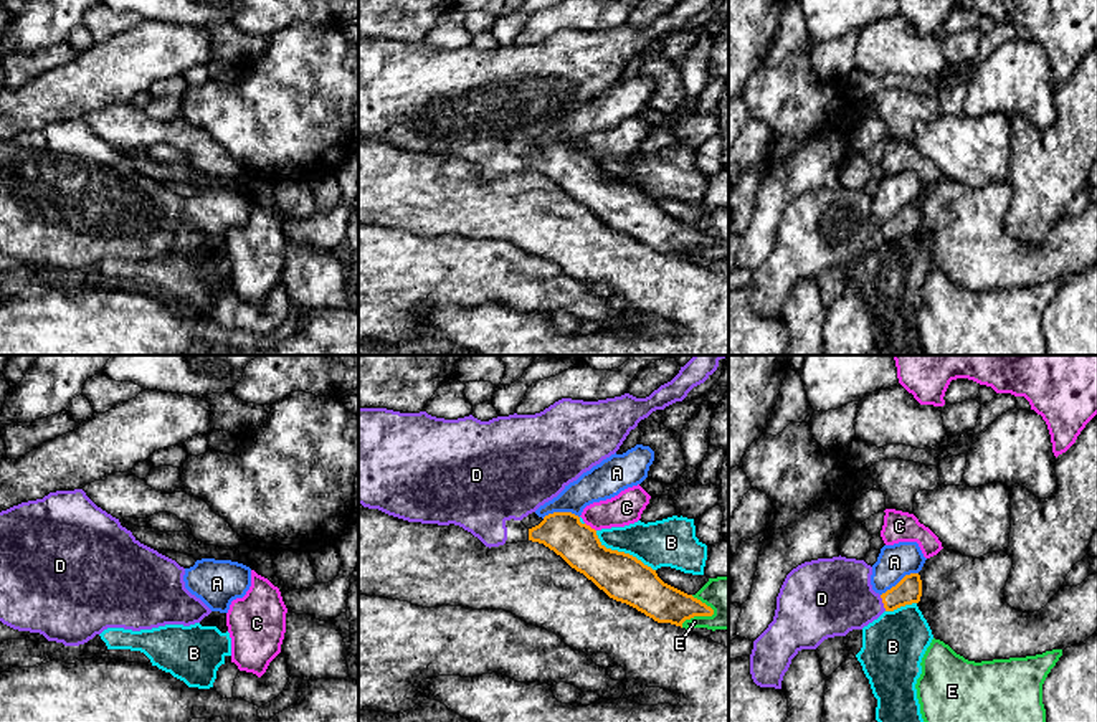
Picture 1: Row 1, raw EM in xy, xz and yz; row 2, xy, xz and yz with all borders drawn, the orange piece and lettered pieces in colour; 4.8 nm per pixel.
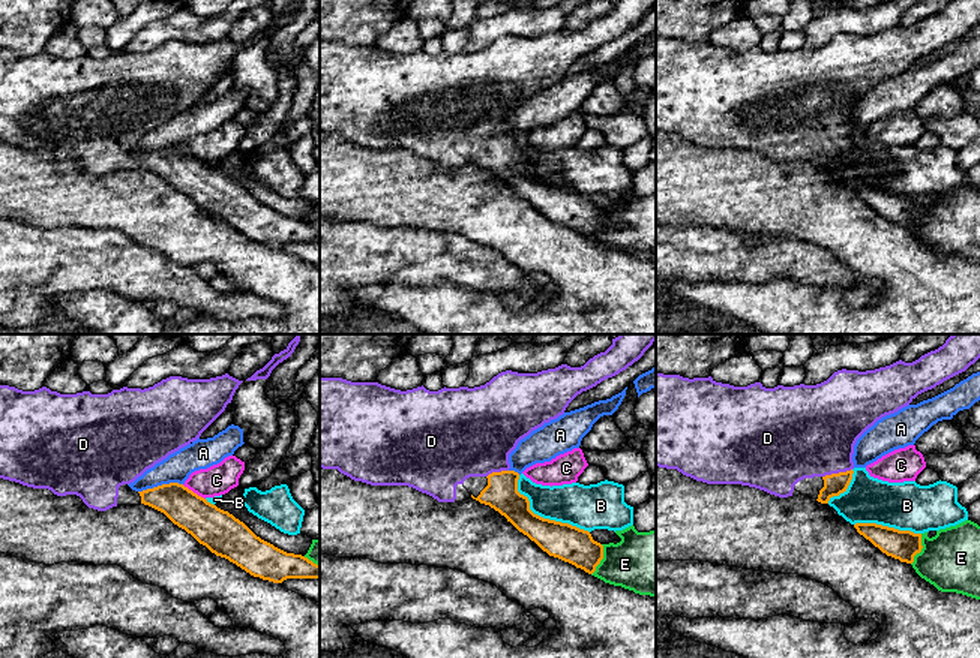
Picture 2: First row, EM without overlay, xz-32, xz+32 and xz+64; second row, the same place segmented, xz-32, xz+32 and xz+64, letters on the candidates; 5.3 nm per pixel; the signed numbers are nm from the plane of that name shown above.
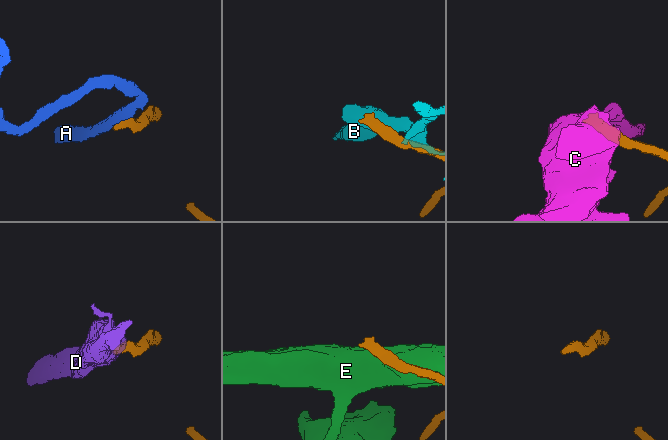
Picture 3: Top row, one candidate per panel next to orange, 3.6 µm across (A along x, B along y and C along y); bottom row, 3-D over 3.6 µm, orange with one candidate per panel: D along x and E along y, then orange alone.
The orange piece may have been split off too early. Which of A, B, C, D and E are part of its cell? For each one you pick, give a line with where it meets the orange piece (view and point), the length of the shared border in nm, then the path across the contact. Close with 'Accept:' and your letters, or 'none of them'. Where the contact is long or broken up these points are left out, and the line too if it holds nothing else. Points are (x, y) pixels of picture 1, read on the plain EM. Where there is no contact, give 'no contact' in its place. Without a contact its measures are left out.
D: yz (883, 232) | 90 nm | across yz (909, 220), (883, 232), (831, 227)
Accept: D

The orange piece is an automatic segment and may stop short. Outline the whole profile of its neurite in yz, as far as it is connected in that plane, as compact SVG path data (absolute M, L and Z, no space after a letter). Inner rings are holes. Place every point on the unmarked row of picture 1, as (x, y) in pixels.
M841 185L793 198L776 226L773 251L753 271L753 312L781 319L783 306L801 279L816 279L828 268L862 259L884 241L920 231L919 203L905 205L882 225L872 220L871 205L872 197L864 190Z

